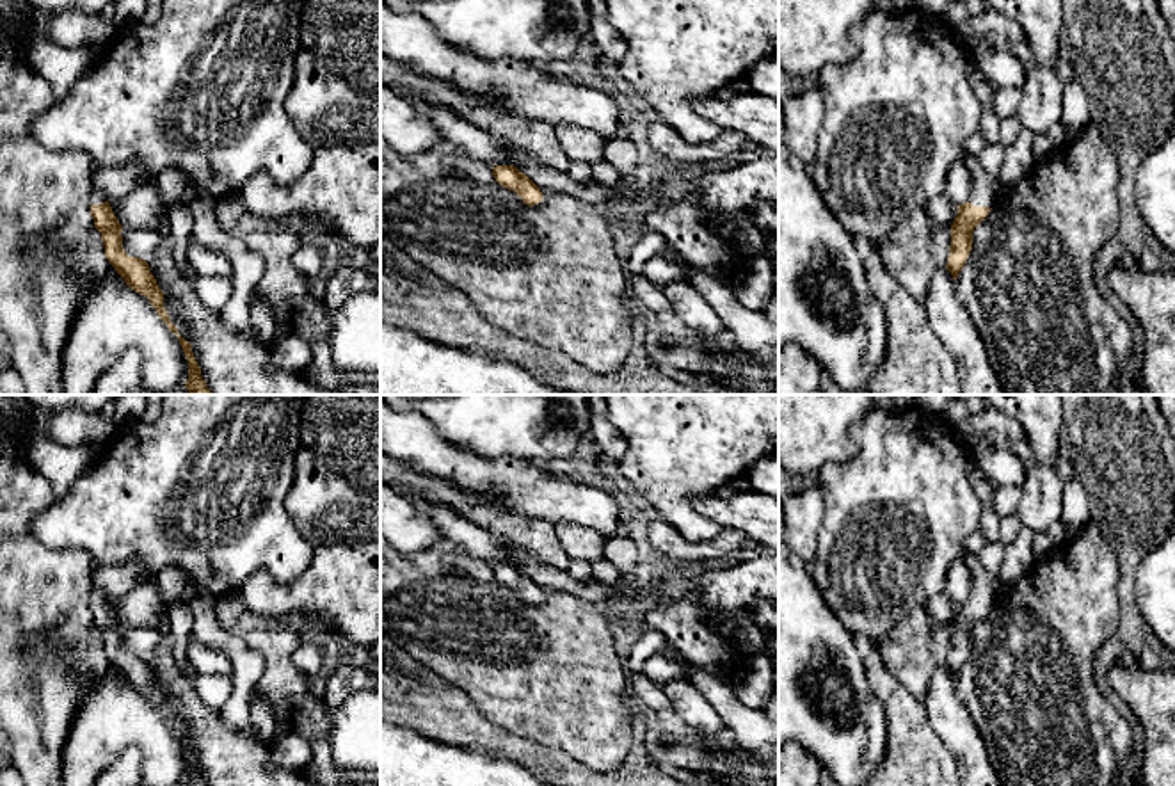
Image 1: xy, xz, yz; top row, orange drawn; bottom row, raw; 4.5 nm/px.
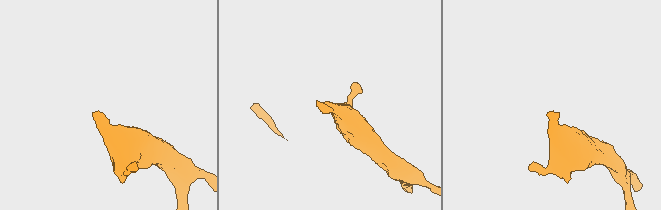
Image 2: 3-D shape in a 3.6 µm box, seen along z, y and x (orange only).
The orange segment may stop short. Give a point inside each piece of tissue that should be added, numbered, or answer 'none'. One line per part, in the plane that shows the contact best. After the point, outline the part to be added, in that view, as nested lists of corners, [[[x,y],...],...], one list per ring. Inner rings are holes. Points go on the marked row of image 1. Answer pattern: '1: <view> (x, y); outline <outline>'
1: yz (983, 184); outline [[[972,155],[963,156],[965,165],[972,176],[972,197],[969,199],[974,206],[987,206],[992,208],[995,203],[994,187],[997,183],[976,160]]]

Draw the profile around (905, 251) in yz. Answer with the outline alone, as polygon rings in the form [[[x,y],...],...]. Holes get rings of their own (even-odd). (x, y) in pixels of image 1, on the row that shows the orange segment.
[[[919,208],[878,242],[887,272],[921,304],[939,269],[930,253],[933,229],[924,208]]]

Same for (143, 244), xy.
[[[123,228],[123,249],[128,256],[151,261],[162,245],[162,237],[155,229]]]

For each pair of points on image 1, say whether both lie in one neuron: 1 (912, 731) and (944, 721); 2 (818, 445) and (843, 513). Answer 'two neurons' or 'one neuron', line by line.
1: two neurons
2: two neurons

